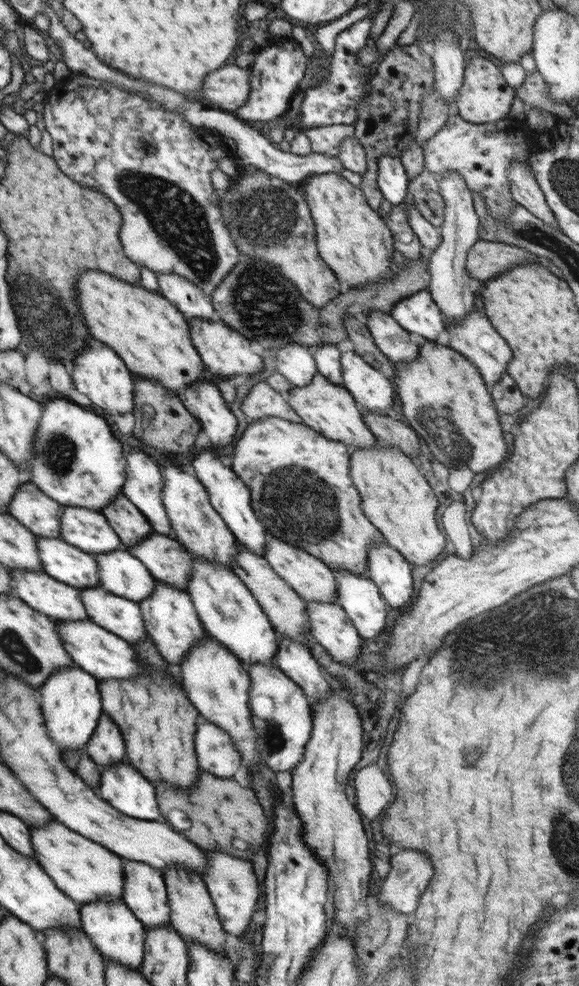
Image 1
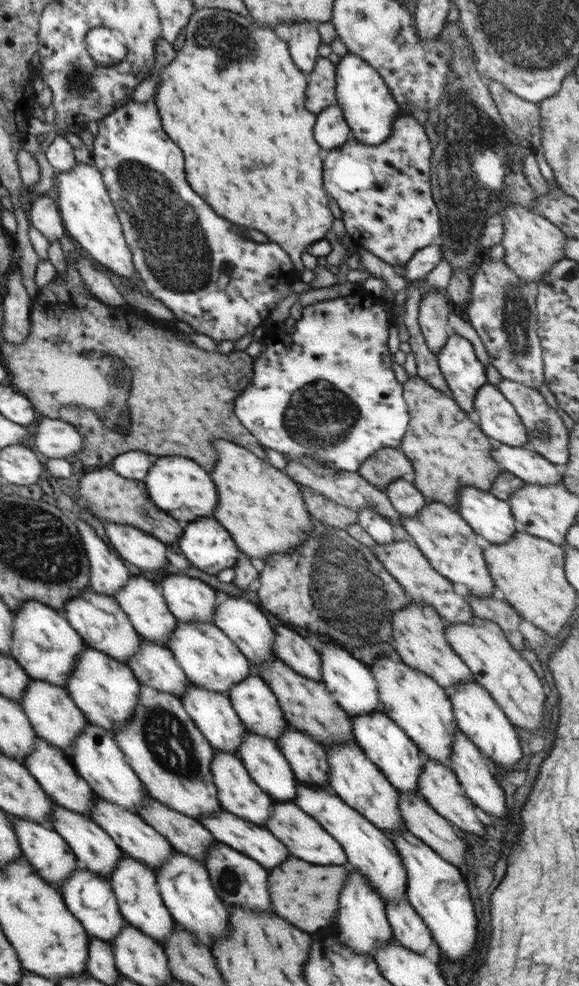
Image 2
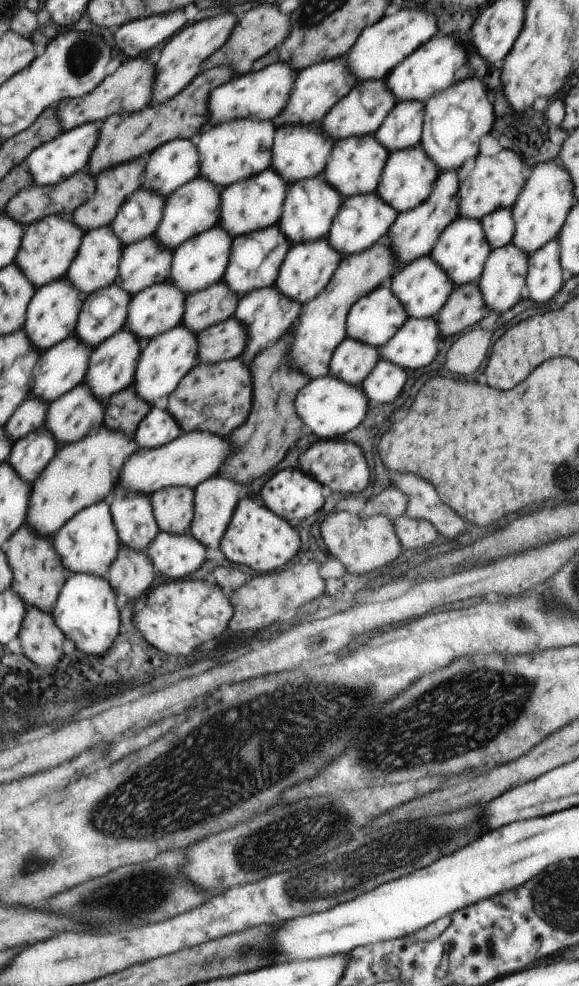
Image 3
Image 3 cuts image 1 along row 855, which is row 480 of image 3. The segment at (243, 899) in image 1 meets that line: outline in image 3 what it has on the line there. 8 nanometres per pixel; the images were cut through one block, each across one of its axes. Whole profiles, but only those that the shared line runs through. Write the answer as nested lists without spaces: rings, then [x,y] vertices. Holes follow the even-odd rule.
[[[215,475],[196,487],[196,514],[192,534],[210,550],[220,548],[220,540],[238,506],[240,482]]]

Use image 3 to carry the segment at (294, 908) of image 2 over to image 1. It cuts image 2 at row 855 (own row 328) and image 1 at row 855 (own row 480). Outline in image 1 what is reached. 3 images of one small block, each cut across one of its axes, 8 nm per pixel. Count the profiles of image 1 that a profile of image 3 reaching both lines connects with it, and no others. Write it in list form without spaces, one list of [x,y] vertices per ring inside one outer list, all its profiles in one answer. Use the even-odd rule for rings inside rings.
[[[201,770],[199,781],[195,782],[193,788],[174,787],[168,781],[158,781],[154,785],[158,792],[159,809],[164,817],[168,816],[170,810],[180,810],[188,816],[191,827],[182,832],[186,838],[203,849],[218,849],[251,860],[254,852],[267,846],[270,820],[264,814],[259,798],[254,796],[250,788],[244,788],[244,782],[220,778]]]

